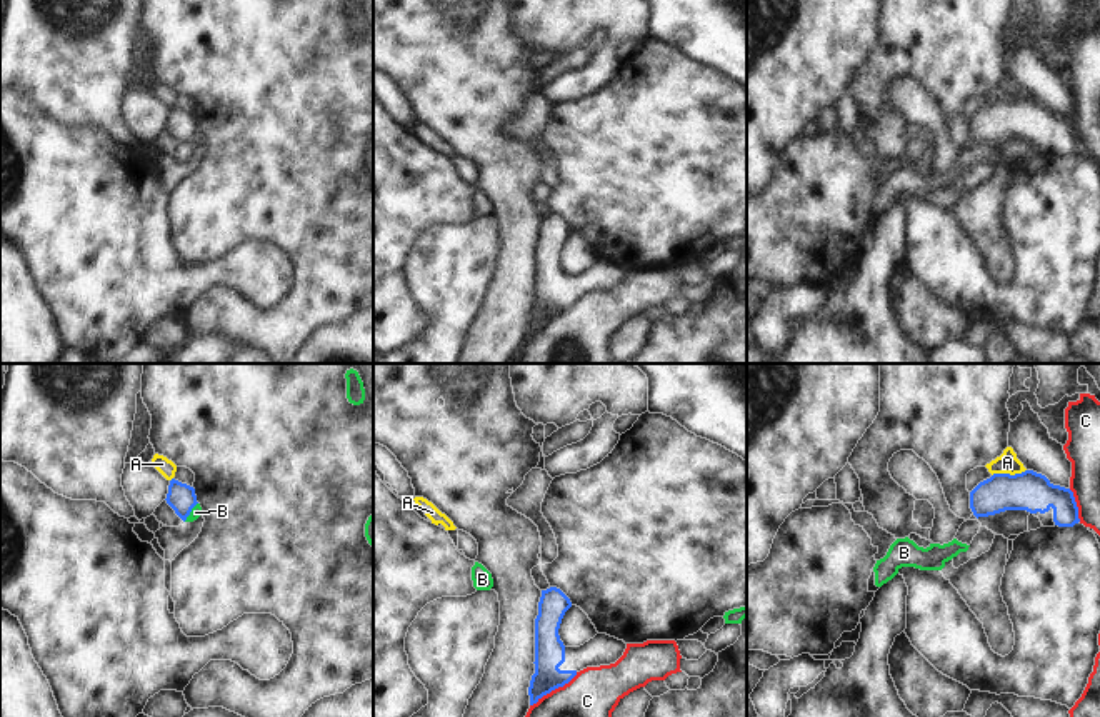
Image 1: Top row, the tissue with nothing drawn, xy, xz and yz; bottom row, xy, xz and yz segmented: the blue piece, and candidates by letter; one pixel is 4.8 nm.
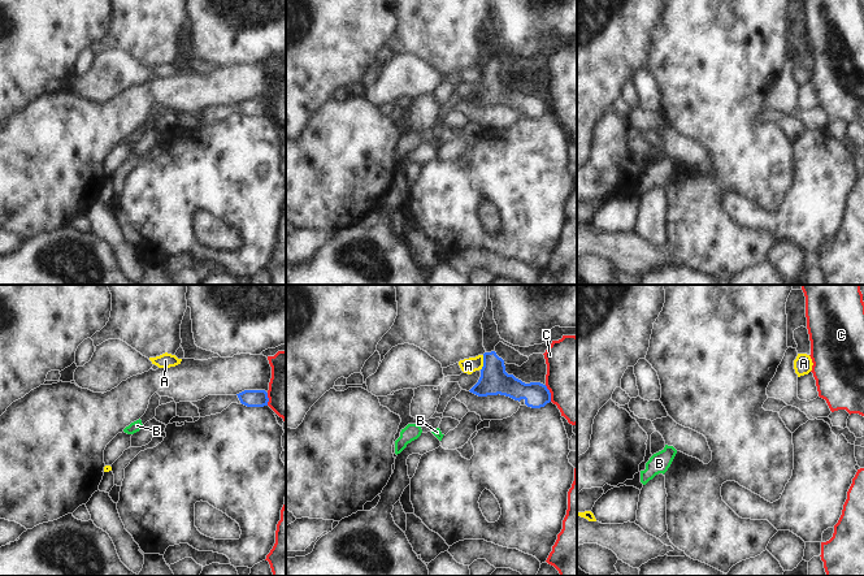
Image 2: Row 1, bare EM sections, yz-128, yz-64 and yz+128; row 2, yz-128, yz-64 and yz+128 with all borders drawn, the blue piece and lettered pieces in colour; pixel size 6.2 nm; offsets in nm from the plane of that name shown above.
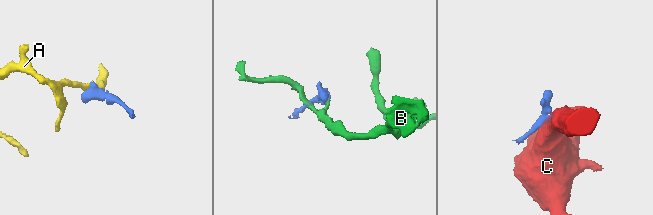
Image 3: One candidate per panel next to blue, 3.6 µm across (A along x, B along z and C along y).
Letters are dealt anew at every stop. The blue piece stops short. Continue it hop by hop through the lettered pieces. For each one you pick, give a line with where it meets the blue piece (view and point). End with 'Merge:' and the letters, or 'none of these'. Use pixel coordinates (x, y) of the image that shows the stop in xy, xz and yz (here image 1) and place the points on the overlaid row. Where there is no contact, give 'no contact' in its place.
Merge: none of these

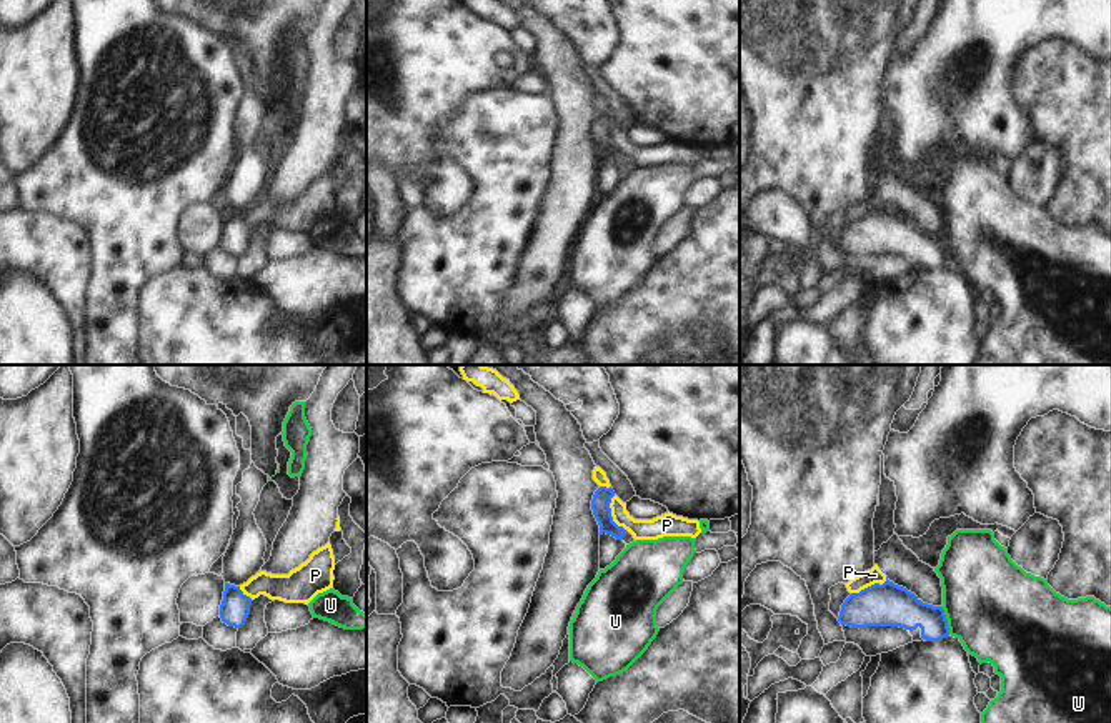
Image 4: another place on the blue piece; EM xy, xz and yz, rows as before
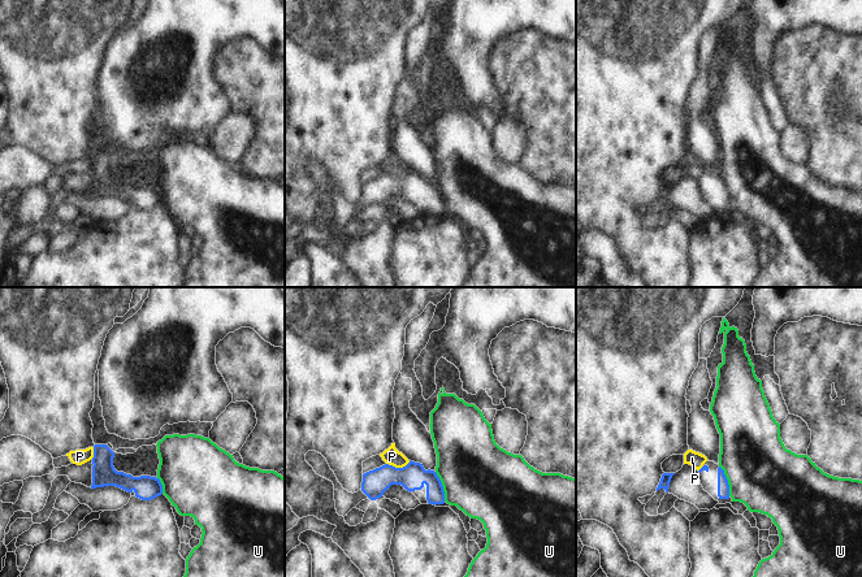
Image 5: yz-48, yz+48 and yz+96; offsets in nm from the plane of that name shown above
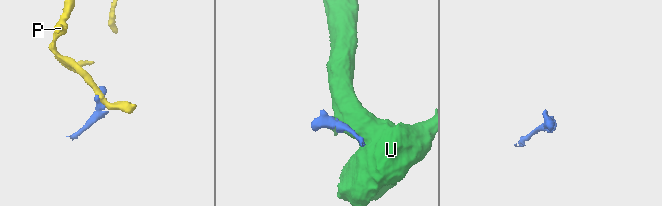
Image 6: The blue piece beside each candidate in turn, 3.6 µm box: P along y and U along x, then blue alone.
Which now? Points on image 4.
Merge: none of these

